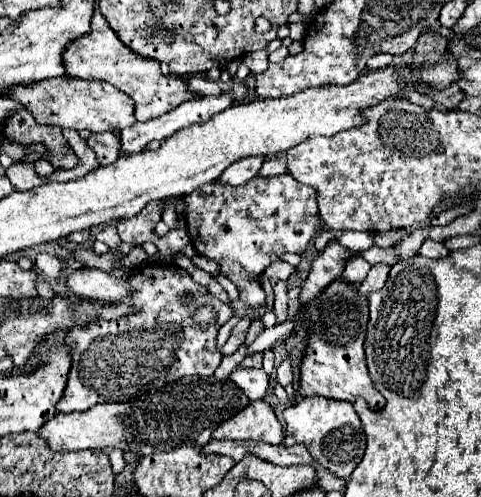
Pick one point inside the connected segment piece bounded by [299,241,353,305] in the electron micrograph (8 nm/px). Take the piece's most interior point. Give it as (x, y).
(329, 265)

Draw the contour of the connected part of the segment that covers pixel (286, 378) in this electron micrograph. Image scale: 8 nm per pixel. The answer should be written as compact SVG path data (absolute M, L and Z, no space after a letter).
M285 357L279 363L279 371L277 371L277 381L281 385L289 385L293 381L293 367L291 367L291 357Z

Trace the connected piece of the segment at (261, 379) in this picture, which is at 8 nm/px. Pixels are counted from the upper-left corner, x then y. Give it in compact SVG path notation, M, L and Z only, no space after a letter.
M237 367L229 375L229 379L237 387L243 387L245 395L251 397L251 401L263 399L265 397L265 391L269 387L269 375L263 369L243 369L243 367Z

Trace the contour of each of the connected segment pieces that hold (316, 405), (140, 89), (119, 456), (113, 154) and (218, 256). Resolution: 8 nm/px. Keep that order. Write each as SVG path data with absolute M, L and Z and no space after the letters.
M303 397L297 405L283 411L285 421L285 445L305 445L311 457L325 469L329 469L339 479L349 479L353 469L363 459L365 433L361 421L351 403L333 401L323 397Z
M95 11L93 21L91 21L91 33L75 39L67 51L63 53L65 59L65 69L67 75L81 77L81 79L99 79L107 81L125 95L129 95L137 109L135 117L137 121L149 121L159 115L165 115L167 111L179 107L187 99L199 99L199 93L191 93L187 81L177 75L163 75L159 69L159 63L155 59L143 59L141 55L135 55L135 51L127 51L115 31L111 31L109 23L105 23L103 15Z
M104 448L101 451L109 456L110 463L116 468L112 468L115 474L119 474L125 467L125 461L123 459L123 451L116 448Z
M91 133L87 145L97 153L99 165L109 165L119 155L119 139L113 133Z
M289 173L277 175L277 177L255 177L247 185L241 187L225 187L219 183L209 183L199 187L199 191L193 191L191 195L185 195L185 221L189 229L189 237L193 239L193 247L199 255L205 255L219 263L221 275L231 279L239 289L239 299L247 307L261 307L265 303L265 291L259 285L261 273L277 261L283 253L303 253L307 243L317 235L319 231L319 213L317 213L317 195L311 187L295 181Z

